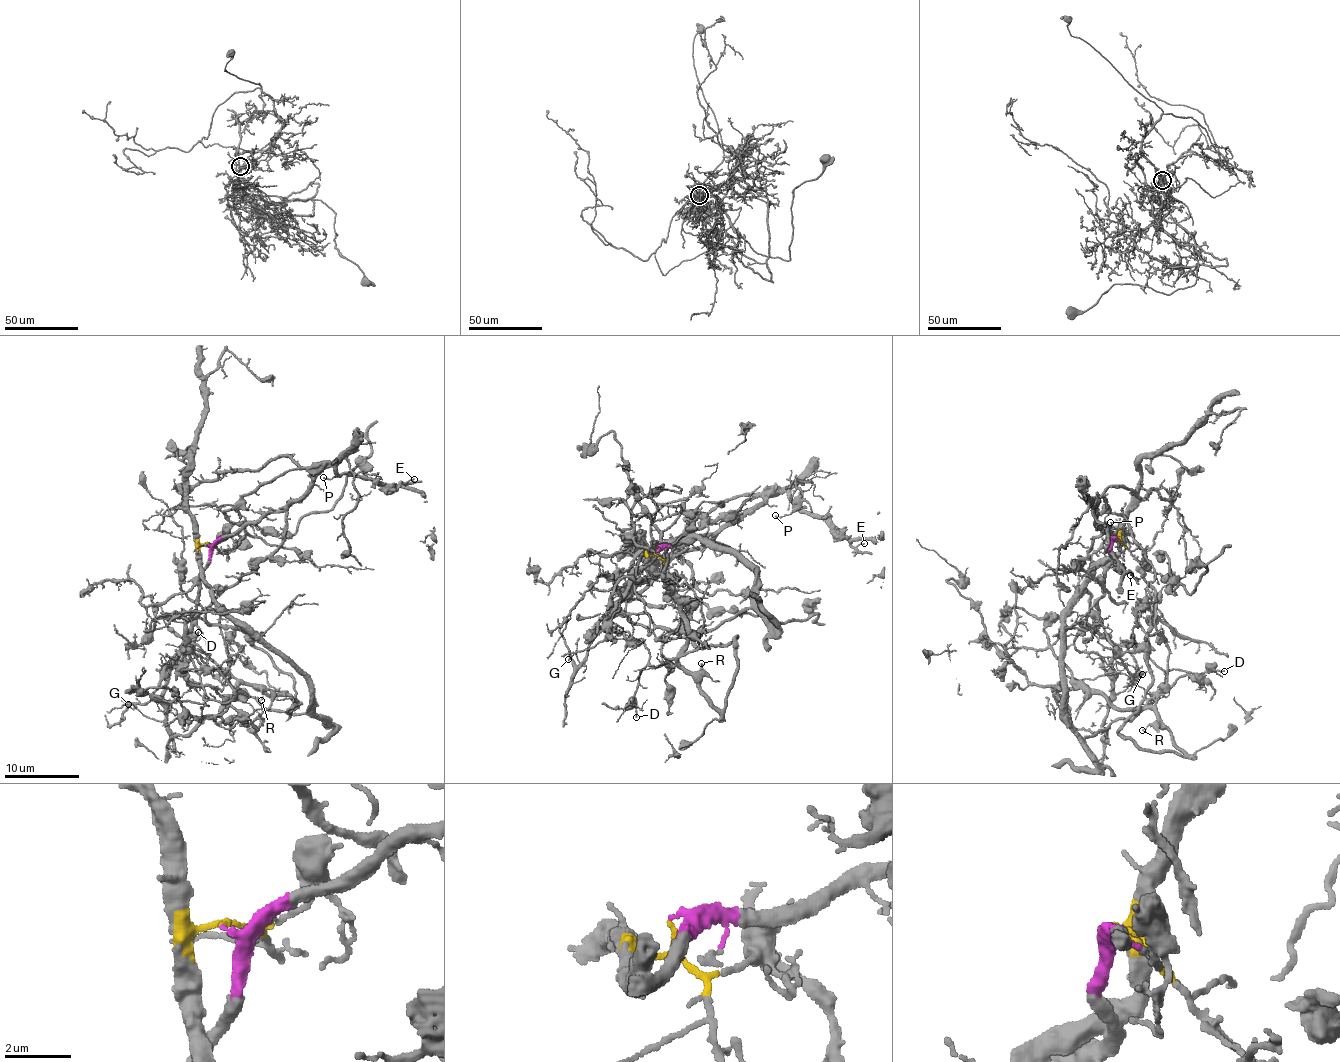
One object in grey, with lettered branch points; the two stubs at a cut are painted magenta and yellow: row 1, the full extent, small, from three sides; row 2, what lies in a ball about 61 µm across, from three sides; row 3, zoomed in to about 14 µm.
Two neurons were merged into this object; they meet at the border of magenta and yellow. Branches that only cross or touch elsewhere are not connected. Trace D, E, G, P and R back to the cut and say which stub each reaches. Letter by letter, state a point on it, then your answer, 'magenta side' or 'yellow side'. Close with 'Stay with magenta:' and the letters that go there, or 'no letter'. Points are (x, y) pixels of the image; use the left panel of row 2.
D: (198, 632) | yellow side
E: (414, 479) | magenta side
G: (128, 704) | yellow side
P: (323, 477) | magenta side
R: (261, 700) | yellow side
Stay with magenta: E, P

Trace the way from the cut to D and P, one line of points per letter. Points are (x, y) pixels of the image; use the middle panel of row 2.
D: (654, 547), (631, 577), (655, 552), (689, 633), (673, 659), (643, 671), (637, 717)
P: (654, 547), (683, 545), (715, 534), (739, 521), (764, 498), (785, 491), (794, 508), (788, 515), (775, 516)

